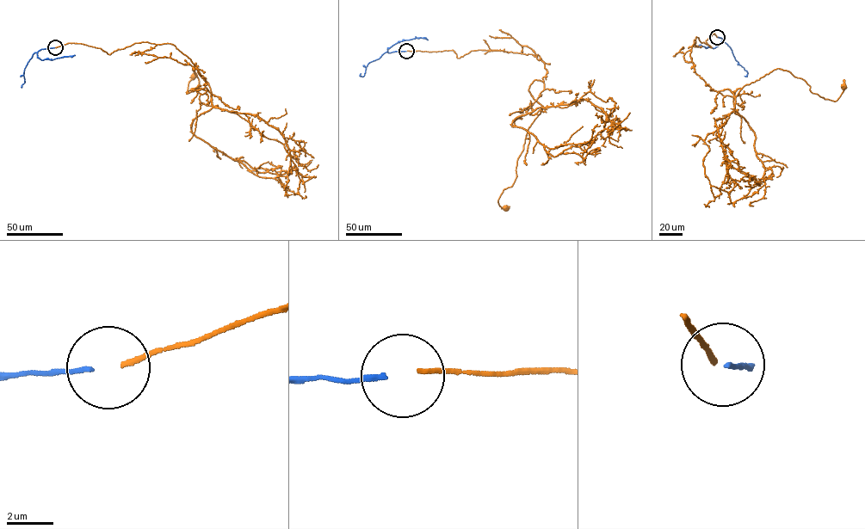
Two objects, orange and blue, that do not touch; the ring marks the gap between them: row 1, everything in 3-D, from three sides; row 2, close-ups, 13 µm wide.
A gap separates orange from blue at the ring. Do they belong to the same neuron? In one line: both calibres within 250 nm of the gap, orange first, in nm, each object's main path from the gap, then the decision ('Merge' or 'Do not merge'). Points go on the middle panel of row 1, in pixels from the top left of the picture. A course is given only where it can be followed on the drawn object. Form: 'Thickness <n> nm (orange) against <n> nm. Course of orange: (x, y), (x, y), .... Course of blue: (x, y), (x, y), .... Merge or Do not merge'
Thickness 200 nm (orange) against 200 nm. Course of orange: (407, 51), (502, 50), (543, 61), (543, 81), (528, 89), (542, 108), (497, 200), (505, 208). Course of blue: (405, 51), (385, 52), (368, 63), (364, 76), (360, 76), (361, 73). Merge

